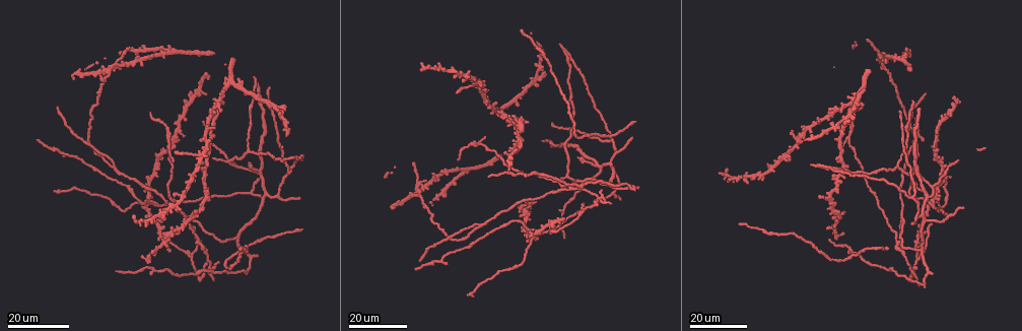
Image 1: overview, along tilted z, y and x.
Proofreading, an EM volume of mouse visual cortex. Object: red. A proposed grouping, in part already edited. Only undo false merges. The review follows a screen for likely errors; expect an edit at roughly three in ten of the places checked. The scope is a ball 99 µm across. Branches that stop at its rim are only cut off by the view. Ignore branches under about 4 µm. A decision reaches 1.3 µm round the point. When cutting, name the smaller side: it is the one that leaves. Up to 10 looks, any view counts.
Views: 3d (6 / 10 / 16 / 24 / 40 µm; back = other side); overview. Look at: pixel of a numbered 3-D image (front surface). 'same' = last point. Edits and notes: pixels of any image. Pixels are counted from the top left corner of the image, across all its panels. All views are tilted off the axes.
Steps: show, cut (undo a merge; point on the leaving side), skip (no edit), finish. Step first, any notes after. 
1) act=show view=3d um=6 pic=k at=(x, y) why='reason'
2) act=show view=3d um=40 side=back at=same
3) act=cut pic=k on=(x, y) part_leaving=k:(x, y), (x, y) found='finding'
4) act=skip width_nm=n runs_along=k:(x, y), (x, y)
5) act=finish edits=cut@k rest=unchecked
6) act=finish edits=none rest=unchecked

act=show view=3d um=16 pic=1 at=(551, 192) why='three arms meet'

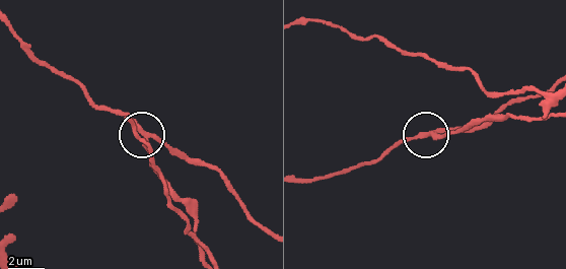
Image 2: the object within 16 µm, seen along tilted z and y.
act=show view=3d um=10 pic=2 at=(432, 136)

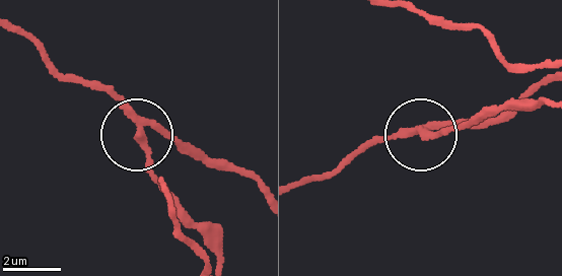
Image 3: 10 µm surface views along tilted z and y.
act=show view=3d um=6 pic=3 at=(419, 133)

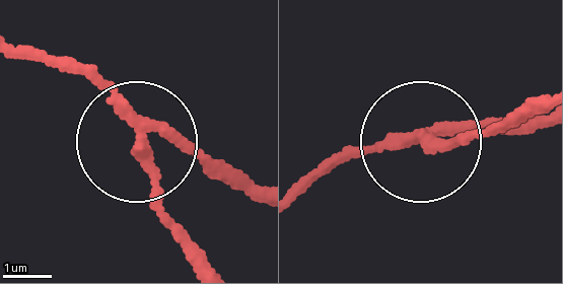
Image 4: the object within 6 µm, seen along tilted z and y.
act=cut pic=4 on=(155, 178) side_arm_um=75 part_leaving=4:(135, 119), (190, 261) found='a second cell is stuck on'

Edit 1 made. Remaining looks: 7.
act=show view=3d um=24 pic=1 at=(534, 237)

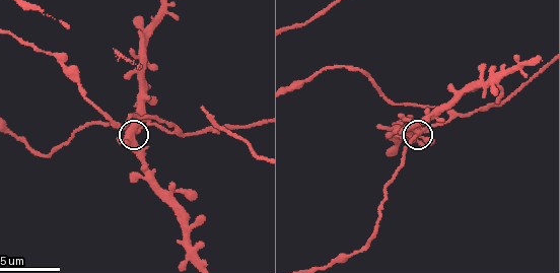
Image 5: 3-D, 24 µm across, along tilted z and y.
act=show view=3d um=6 pic=5 at=(416, 135)

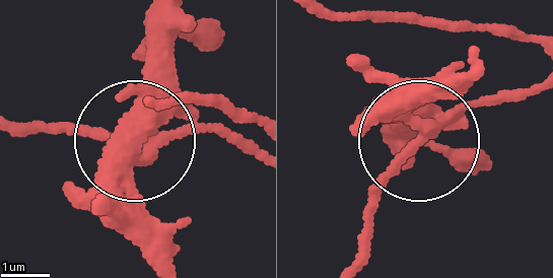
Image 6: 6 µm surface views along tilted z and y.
act=skip runs_along=6:(536, 86), (469, 102), (426, 131), (352, 258) found='continuous, no second cell'

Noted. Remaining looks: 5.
act=show view=3d um=24 pic=1 at=(436, 261) why='thick turns thin'

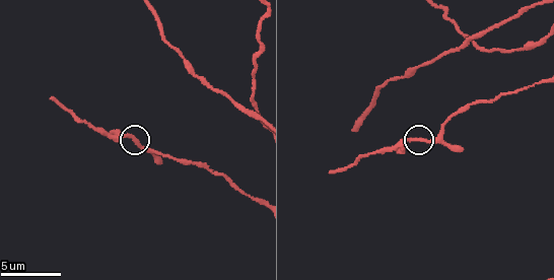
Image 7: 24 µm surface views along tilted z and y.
act=show view=3d um=10 pic=7 at=(408, 142)

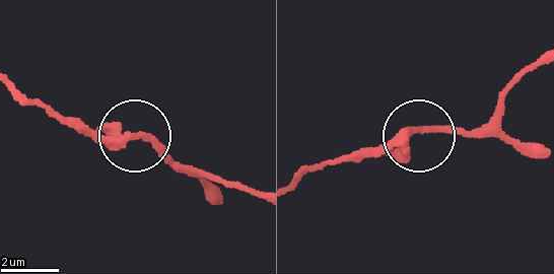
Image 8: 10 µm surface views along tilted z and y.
act=skip runs_along=8:(538, 62), (483, 125), (401, 134), (351, 158) found='one cell here'

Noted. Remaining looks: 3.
act=show view=3d um=24 pic=1 at=(116, 65)

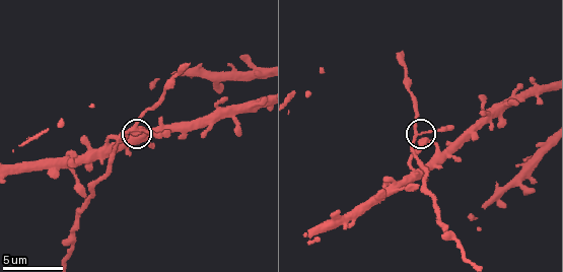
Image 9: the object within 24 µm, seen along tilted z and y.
act=show view=3d um=6 pic=9 at=(421, 140) why='closer look'

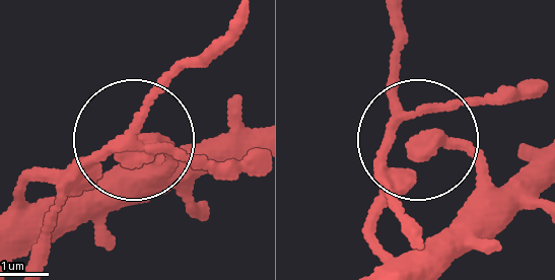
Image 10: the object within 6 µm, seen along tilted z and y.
act=skip arms=4 found='all the same cell'

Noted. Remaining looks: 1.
act=finish edits=cut@4 rest=unchecked

